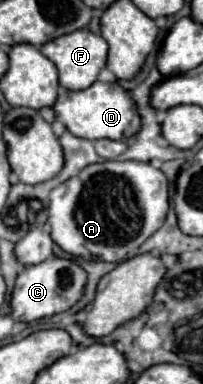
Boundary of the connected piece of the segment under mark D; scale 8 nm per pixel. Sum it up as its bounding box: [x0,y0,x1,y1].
[54,82,142,142]

